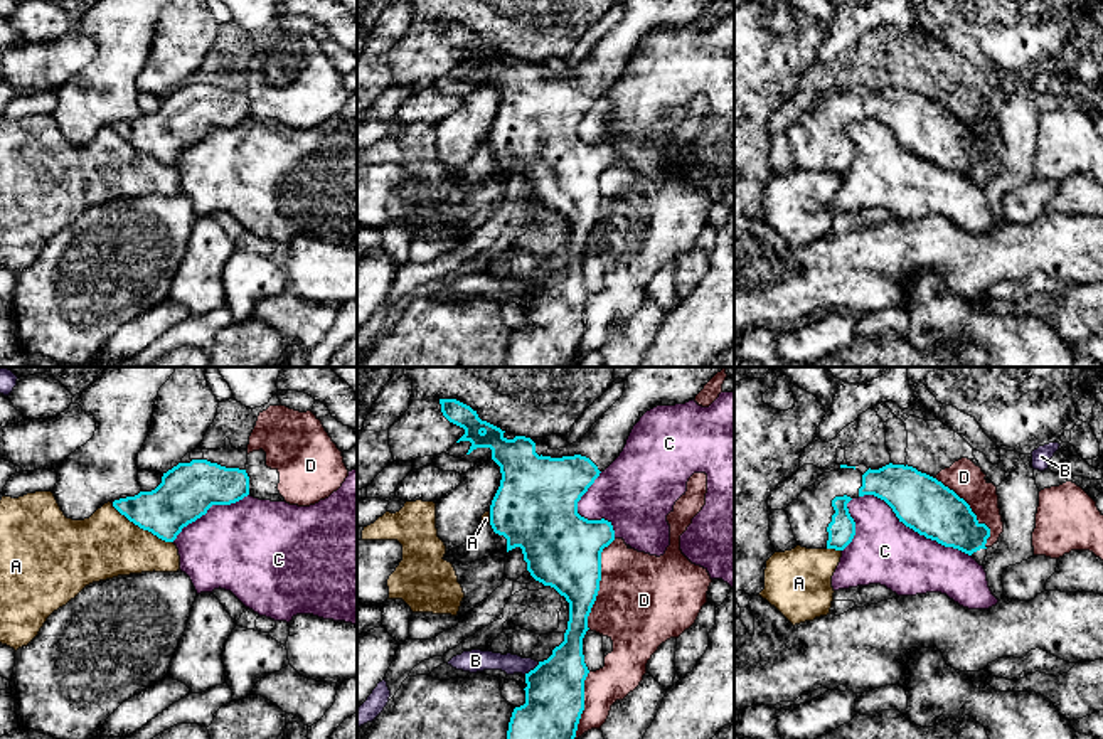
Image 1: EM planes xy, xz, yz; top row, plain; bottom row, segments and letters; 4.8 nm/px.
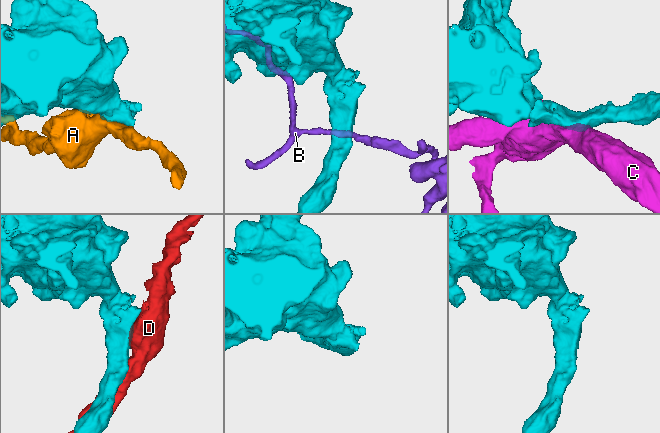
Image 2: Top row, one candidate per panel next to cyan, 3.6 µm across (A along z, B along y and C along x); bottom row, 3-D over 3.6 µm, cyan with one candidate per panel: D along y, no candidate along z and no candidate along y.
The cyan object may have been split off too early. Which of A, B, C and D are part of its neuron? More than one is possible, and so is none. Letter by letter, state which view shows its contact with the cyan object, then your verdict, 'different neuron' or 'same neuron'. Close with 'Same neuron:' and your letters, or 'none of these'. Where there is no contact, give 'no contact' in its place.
A: contact in xy; different neuron
B: contact in xz; different neuron
C: contact in yz; different neuron
D: contact in xz; different neuron
Same neuron: none of these

